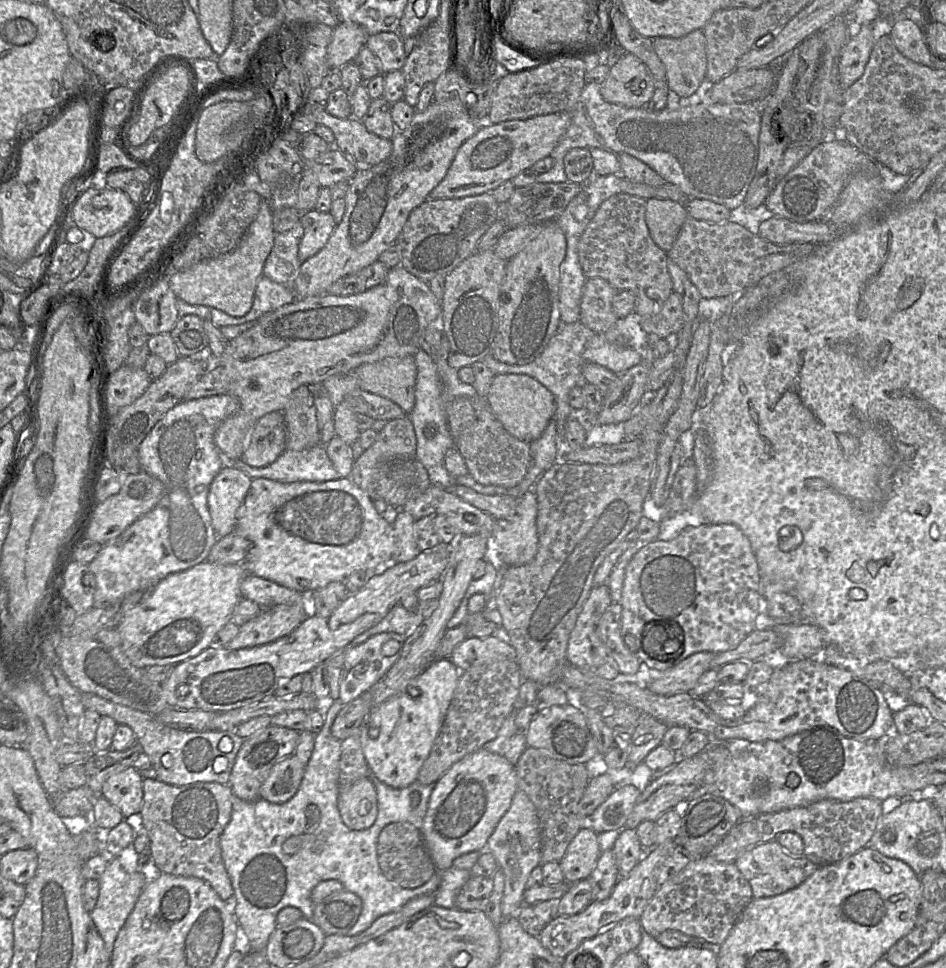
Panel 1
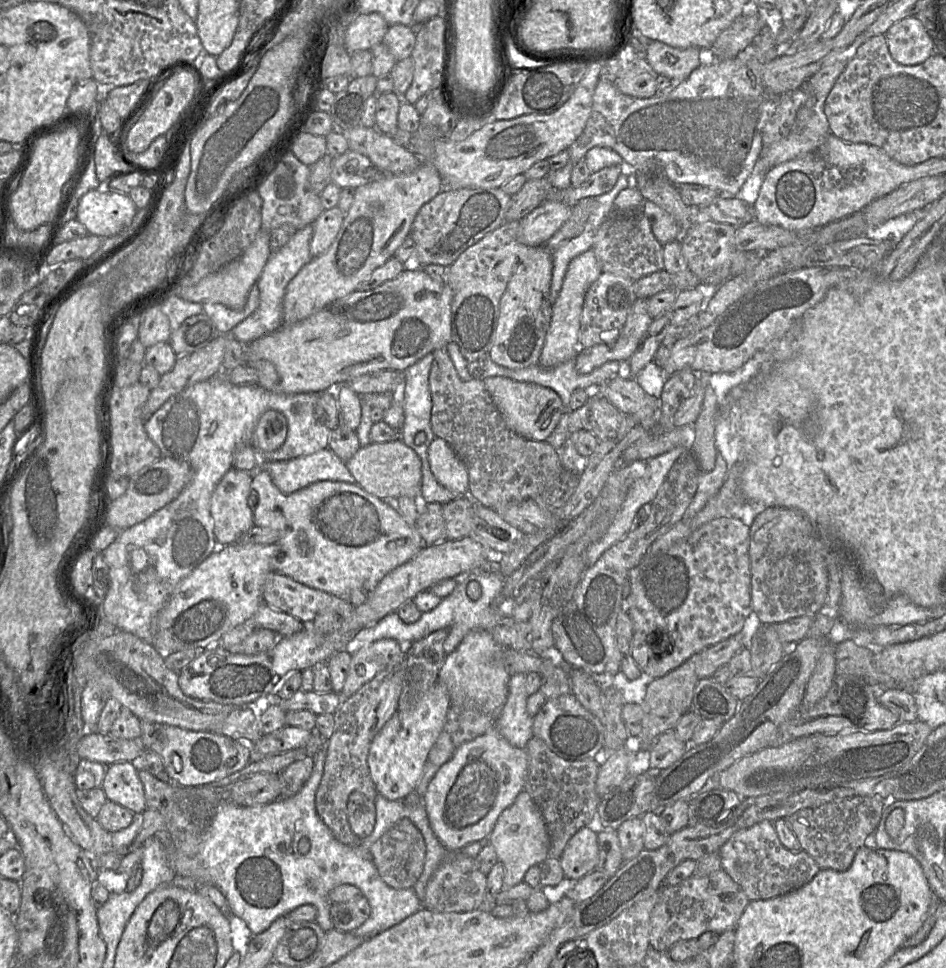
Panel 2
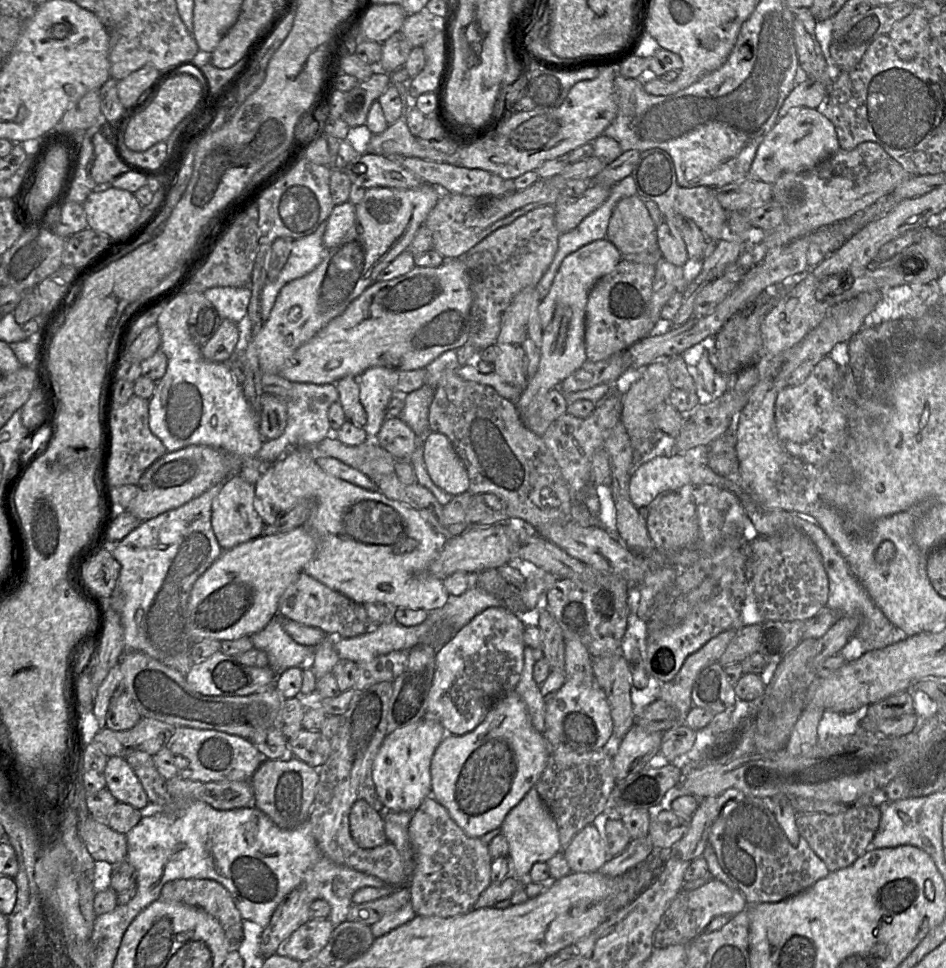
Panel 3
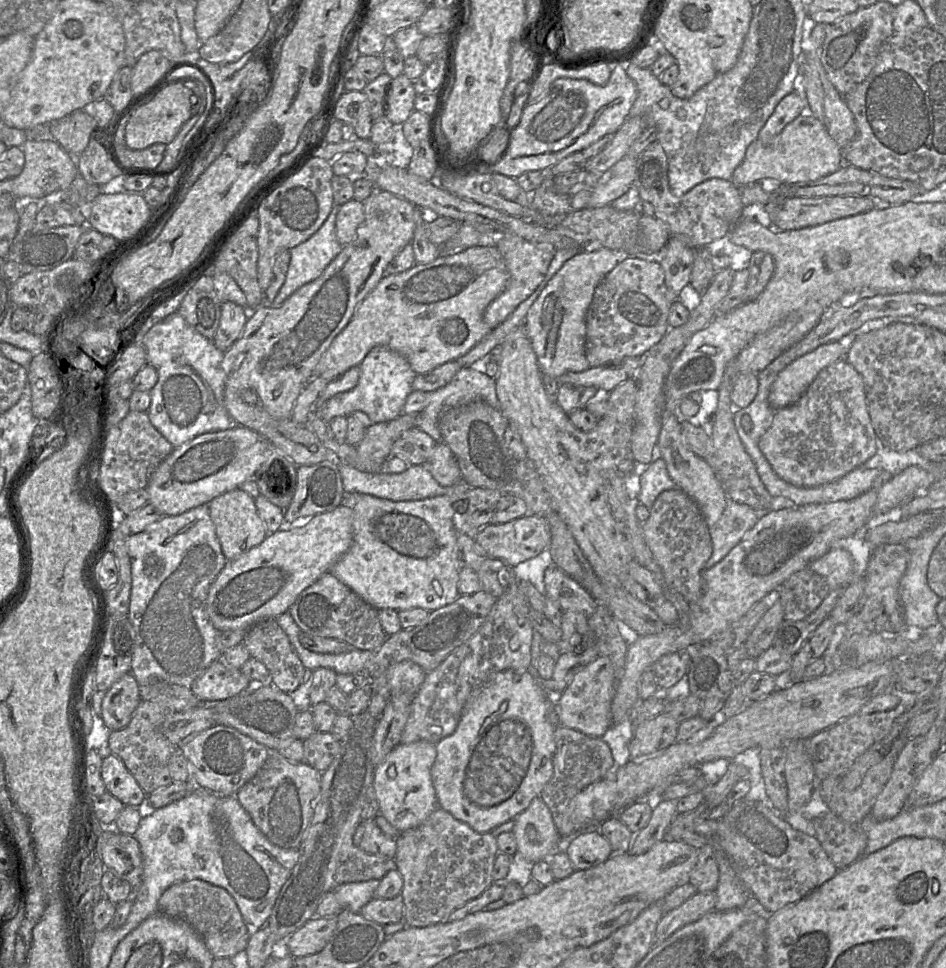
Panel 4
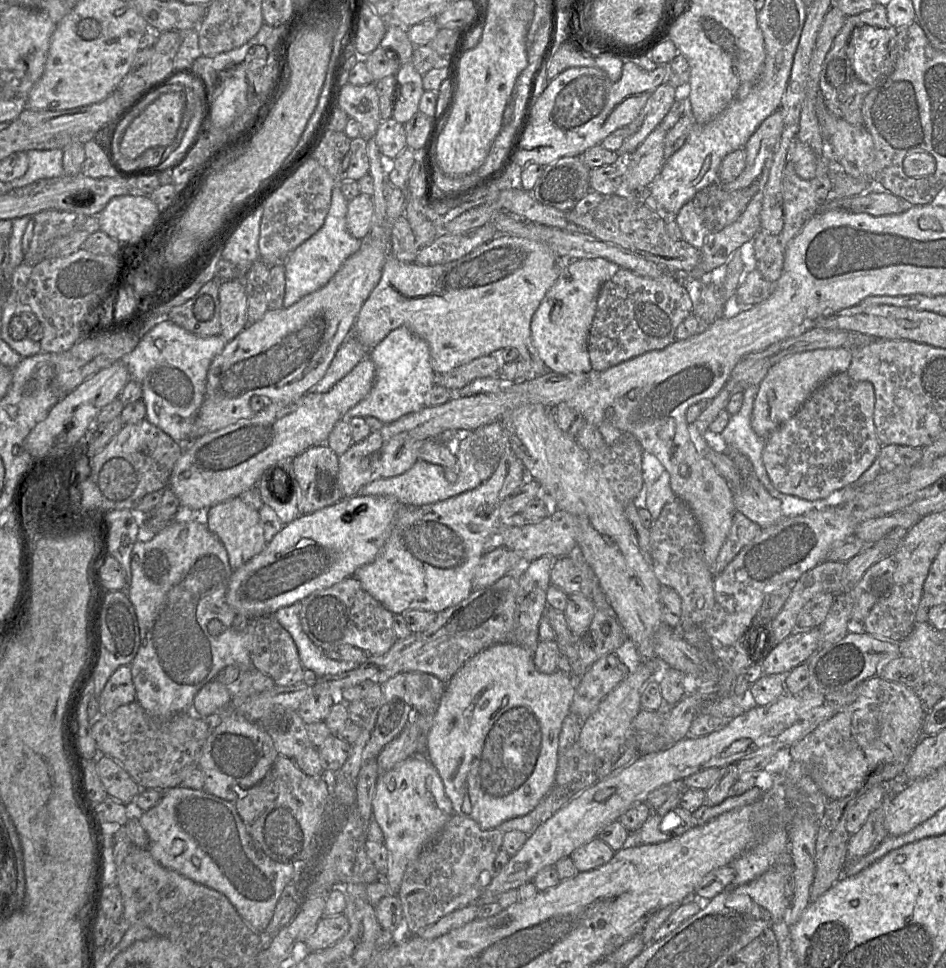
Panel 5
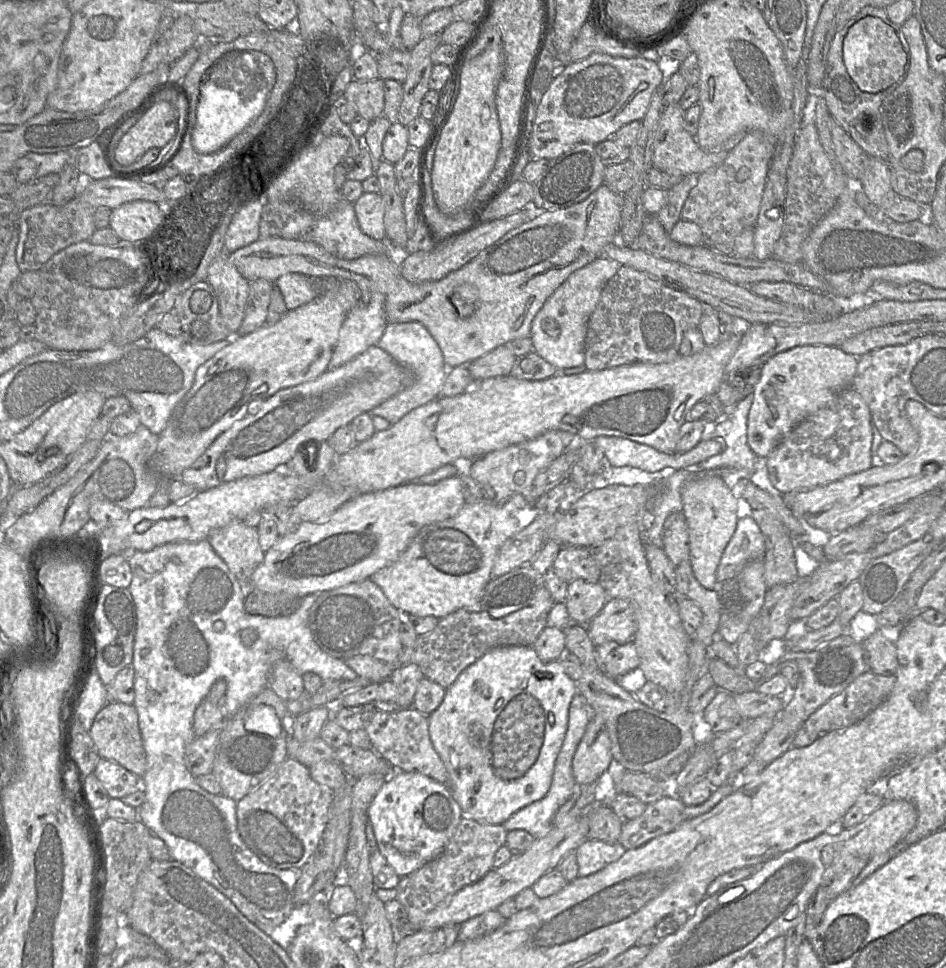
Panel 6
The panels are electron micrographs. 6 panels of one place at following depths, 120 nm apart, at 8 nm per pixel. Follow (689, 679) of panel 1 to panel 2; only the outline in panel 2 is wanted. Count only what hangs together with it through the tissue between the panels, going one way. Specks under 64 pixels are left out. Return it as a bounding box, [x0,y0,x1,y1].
[693,634,743,679]

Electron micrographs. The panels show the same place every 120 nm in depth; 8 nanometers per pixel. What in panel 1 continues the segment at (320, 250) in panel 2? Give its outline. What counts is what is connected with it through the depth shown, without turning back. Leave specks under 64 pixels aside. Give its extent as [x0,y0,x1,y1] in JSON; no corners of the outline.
[298,209,337,263]

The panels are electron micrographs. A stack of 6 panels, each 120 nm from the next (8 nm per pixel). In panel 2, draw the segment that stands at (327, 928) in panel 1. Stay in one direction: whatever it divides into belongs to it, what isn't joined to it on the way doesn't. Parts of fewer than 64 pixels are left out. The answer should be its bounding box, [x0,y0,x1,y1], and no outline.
[330,896,370,932]

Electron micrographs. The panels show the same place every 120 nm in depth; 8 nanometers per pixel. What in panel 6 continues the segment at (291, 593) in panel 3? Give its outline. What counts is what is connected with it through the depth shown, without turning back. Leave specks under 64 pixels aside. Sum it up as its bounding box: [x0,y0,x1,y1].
[309,578,405,668]

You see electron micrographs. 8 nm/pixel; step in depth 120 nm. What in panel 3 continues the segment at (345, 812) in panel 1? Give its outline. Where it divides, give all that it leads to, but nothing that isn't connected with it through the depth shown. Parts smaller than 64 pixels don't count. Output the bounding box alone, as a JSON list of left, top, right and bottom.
[349,800,388,849]

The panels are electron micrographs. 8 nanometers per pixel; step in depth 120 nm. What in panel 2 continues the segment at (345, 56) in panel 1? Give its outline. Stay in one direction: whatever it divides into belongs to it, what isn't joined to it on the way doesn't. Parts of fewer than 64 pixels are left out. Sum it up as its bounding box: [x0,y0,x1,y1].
[344,12,389,54]

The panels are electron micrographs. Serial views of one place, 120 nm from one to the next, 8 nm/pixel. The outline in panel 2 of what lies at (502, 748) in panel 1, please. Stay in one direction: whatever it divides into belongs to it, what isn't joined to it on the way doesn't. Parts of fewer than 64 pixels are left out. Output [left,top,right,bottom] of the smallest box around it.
[495,674,533,748]

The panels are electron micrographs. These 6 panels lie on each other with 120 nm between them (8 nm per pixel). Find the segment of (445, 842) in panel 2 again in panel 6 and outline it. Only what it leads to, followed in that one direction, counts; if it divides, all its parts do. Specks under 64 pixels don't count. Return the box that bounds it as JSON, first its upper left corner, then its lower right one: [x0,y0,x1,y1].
[428,645,577,824]

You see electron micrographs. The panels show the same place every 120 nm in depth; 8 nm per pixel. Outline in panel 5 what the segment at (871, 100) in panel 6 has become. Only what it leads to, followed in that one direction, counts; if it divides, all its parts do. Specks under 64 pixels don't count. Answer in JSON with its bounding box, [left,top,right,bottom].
[819,3,898,126]

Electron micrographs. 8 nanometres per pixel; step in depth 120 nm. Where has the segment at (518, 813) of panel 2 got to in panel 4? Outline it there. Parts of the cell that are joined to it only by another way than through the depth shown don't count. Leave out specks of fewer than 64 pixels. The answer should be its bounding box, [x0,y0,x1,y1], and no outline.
[511,795,566,864]

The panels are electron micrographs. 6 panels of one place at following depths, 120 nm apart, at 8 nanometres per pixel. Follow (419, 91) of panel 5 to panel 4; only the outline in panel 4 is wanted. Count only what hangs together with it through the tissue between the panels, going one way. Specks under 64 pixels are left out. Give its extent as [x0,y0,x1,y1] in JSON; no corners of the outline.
[385,73,416,125]

